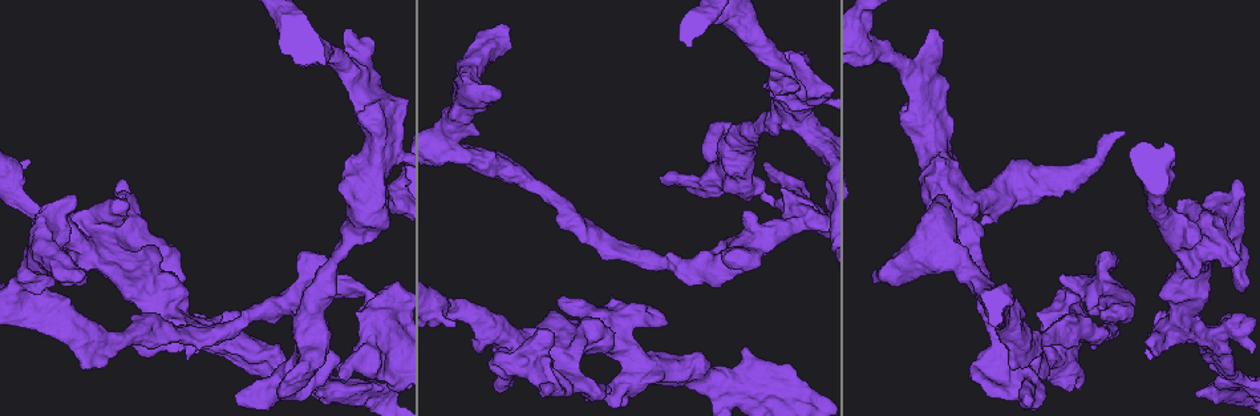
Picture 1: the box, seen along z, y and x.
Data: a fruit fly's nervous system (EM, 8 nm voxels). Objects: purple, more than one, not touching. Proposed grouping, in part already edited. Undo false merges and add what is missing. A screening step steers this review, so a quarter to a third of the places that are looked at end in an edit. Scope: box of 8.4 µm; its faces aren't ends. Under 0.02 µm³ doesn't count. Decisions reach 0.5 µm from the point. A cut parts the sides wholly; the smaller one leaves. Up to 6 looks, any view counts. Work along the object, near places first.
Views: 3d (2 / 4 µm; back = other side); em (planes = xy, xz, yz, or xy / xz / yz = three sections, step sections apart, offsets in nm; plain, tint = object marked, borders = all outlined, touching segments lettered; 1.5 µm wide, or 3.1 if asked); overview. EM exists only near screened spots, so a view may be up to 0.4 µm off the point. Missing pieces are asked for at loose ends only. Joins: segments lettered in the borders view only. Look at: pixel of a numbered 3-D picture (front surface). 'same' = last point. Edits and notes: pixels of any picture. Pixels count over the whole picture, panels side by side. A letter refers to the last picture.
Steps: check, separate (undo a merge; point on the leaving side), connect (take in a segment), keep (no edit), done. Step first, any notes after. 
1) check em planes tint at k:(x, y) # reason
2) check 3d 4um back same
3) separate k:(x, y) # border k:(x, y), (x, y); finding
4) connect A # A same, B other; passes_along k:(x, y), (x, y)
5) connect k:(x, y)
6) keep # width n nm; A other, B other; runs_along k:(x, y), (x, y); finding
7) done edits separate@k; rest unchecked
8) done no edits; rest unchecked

check em planes tint at 1:(928, 111) # closes a loop

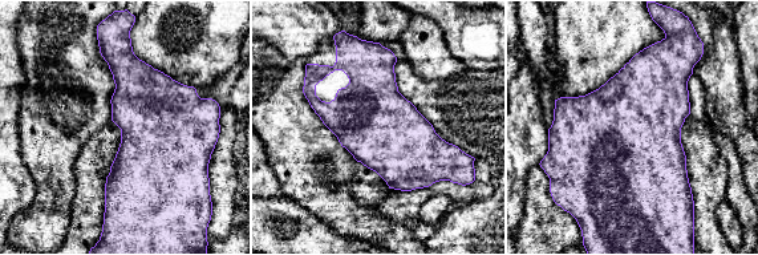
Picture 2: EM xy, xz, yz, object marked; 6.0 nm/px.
check em planes borders same # what lies round it

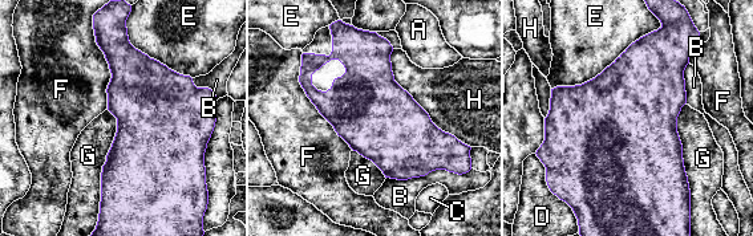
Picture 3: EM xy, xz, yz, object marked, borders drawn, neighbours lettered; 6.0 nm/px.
keep # width 480 nm; A other, B other, C other, D other, E other, F other, G other, H other; border 3:(300, 62), (306, 96), (352, 149); all the same neuron

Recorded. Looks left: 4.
check 3d 2um at 1:(1102, 252)

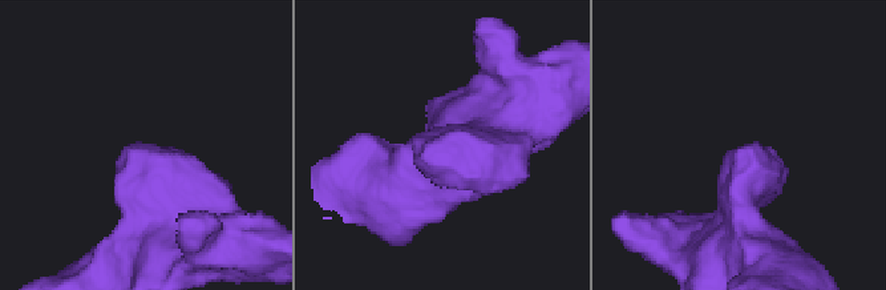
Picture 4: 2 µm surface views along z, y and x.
check em xy step 8 borders at 4:(122, 152)

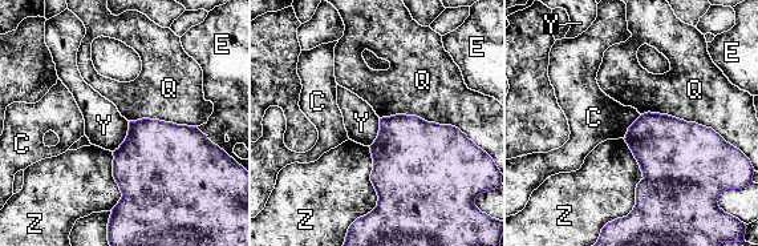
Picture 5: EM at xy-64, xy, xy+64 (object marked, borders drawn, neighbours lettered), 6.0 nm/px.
keep # C other, E other, Q other, Y other, Z other; border 5:(129, 122), (125, 140), (113, 152); none of them fits

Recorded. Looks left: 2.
check em planes tint at 1:(577, 307) # sudden change in width

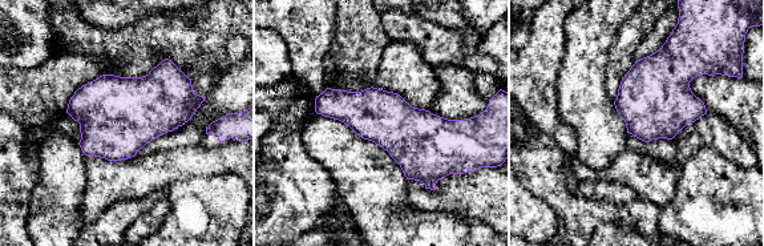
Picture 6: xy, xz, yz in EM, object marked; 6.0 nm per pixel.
check em planes borders same # see the neighbours

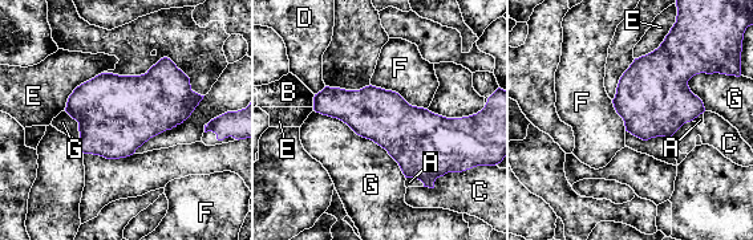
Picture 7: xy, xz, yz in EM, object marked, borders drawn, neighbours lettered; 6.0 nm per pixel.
keep # A other, B other, C other, D other, E other, F other, G other; border 7:(314, 109), (380, 145), (405, 178); one neuron here

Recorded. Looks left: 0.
done no edits; rest unchecked

